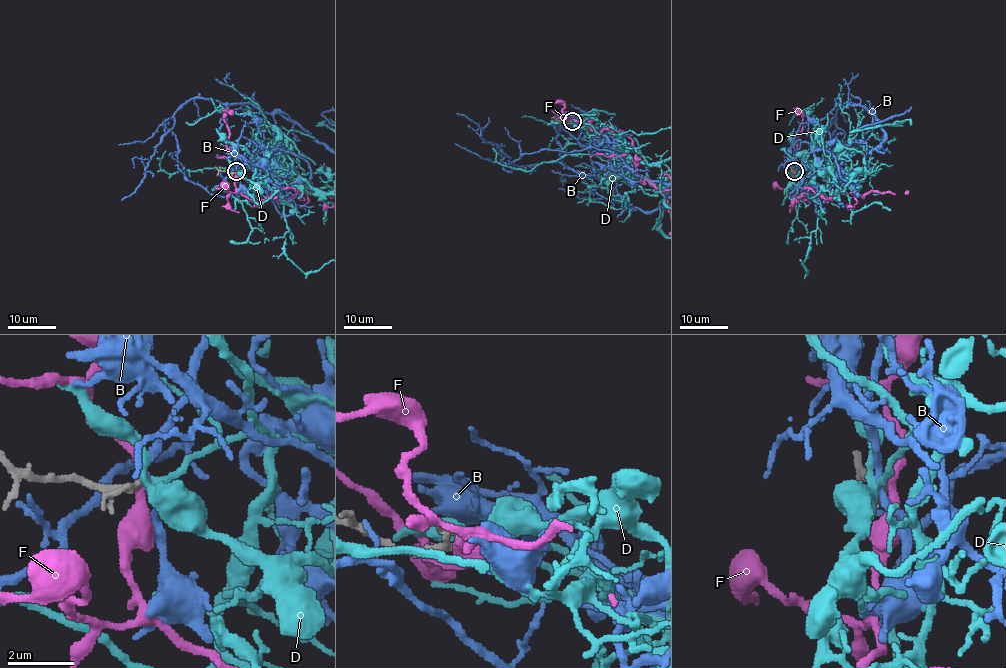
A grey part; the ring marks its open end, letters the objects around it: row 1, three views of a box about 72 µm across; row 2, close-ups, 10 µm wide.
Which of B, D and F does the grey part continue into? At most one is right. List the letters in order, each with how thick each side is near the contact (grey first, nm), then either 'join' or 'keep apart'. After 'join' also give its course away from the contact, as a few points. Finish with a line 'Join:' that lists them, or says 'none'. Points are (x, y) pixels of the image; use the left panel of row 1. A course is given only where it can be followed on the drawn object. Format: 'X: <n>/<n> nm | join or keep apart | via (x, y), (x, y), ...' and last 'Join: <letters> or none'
B: 160/200 nm | keep apart
D: 160/200 nm | join
F: 160/280 nm | keep apart
Join: D

